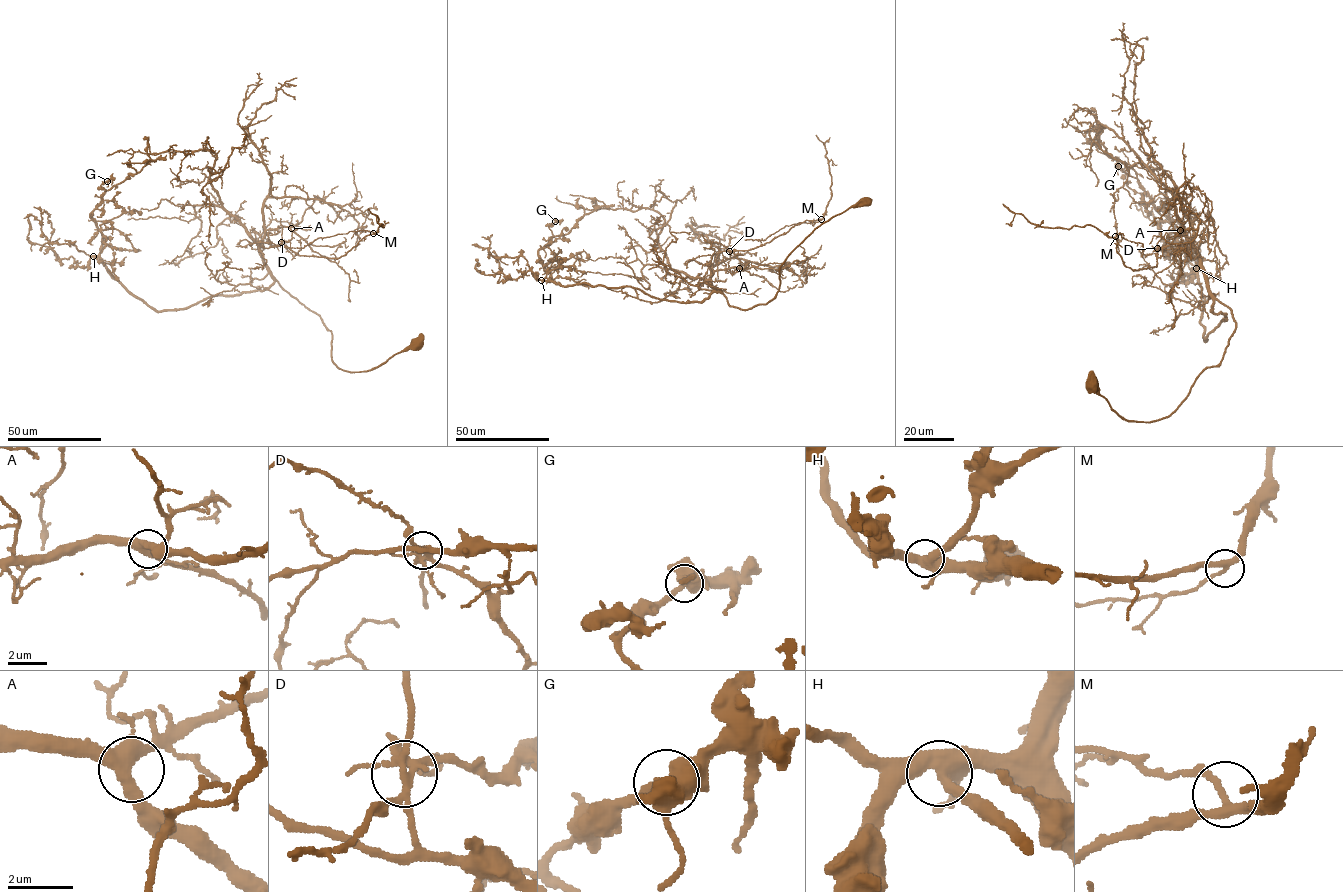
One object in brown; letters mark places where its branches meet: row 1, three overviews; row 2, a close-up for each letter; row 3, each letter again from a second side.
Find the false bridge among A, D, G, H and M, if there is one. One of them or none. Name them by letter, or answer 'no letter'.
D

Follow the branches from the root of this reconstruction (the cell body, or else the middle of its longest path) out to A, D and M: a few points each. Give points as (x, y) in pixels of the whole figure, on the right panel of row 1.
A: (1092, 384), (1120, 417), (1153, 422), (1222, 359), (1235, 321), (1180, 230)
D: (1092, 384), (1120, 417), (1153, 422), (1222, 359), (1235, 321), (1211, 292), (1195, 248), (1157, 248)
M: (1092, 384), (1120, 417), (1161, 420), (1235, 328), (1194, 247), (1132, 270), (1115, 236)

